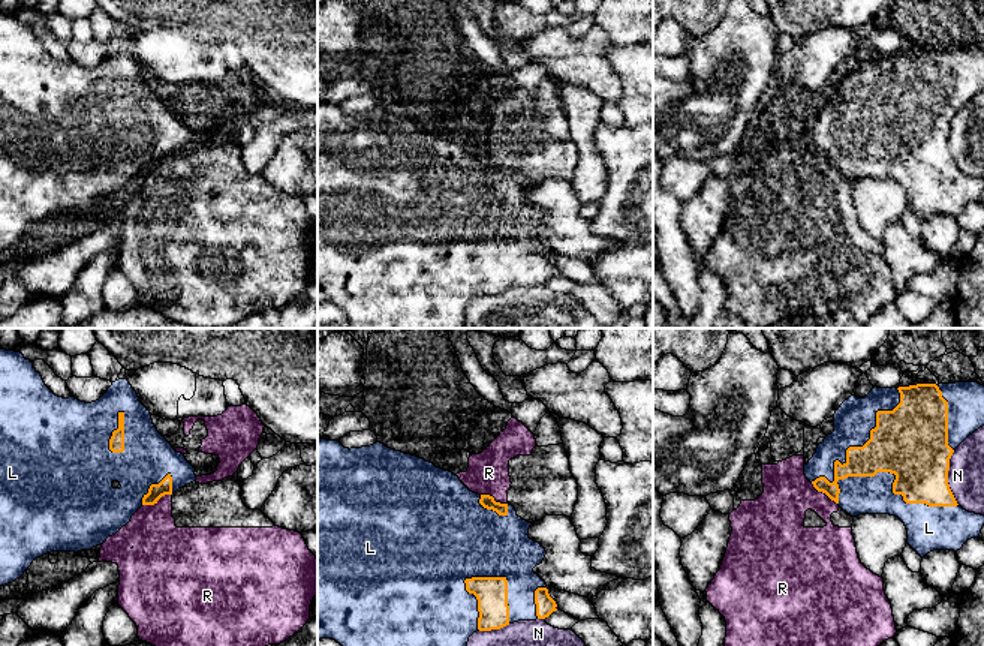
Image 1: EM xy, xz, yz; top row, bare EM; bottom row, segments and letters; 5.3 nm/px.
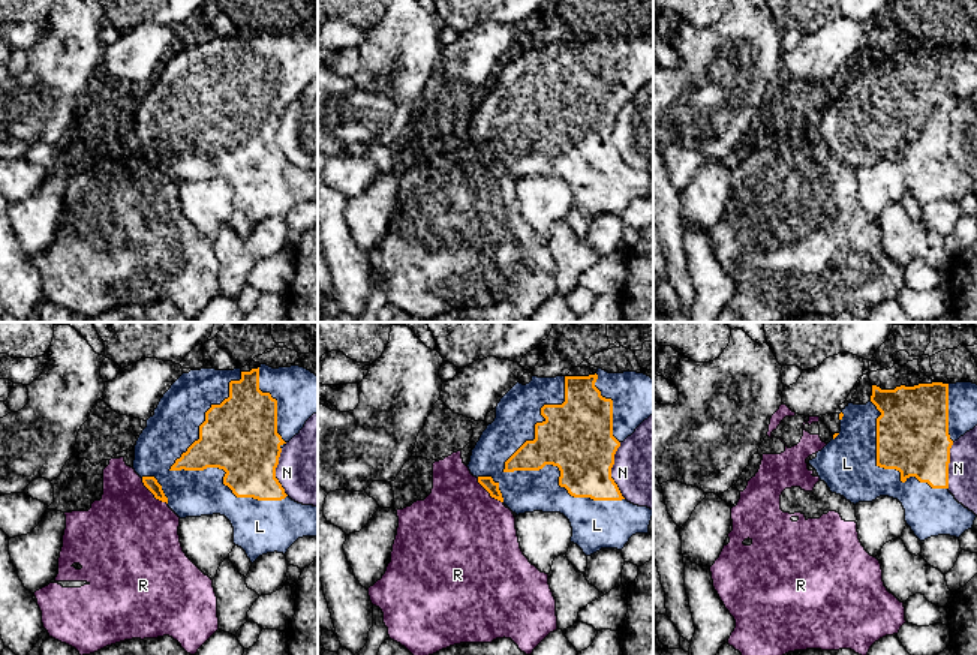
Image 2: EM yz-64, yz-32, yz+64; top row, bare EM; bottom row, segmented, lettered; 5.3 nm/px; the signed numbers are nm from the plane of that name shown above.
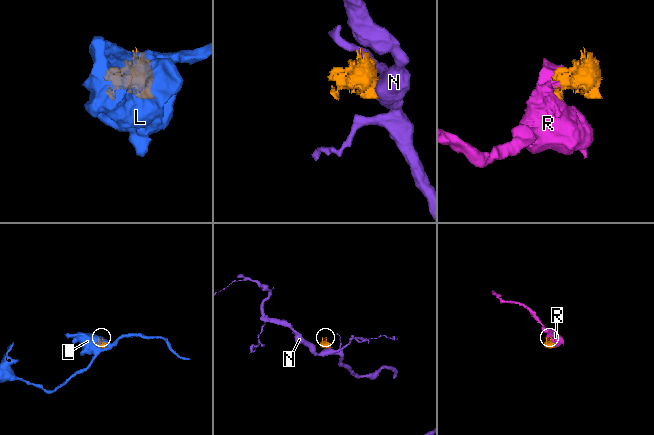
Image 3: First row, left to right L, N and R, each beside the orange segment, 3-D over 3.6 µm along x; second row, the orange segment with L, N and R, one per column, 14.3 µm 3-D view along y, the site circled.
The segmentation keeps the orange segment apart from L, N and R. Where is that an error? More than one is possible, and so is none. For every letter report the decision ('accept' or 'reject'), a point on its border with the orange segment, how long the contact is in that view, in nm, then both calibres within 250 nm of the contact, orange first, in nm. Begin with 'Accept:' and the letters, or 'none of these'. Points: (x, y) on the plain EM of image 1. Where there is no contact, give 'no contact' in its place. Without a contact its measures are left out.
Accept: L
L: accept | yz (894, 138) | 800 nm | 400/200 nm
N: reject | yz (947, 141) | 300 nm | 360/190 nm
R: reject | xy (156, 165) | 170 nm | 80/280 nm

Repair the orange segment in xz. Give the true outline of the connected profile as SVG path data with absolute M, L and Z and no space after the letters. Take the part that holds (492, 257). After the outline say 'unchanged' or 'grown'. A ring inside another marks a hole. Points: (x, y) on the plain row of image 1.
M318 103L318 306L332 303L340 307L347 316L349 328L464 328L469 301L478 294L491 295L518 285L545 283L560 274L545 246L533 237L547 216L529 202L530 189L517 180L512 169L470 156L457 139L424 123L380 106L349 114L338 105Z; grown

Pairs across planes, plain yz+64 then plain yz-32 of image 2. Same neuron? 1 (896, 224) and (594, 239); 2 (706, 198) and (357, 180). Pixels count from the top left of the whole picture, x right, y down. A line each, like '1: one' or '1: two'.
1: two
2: two

